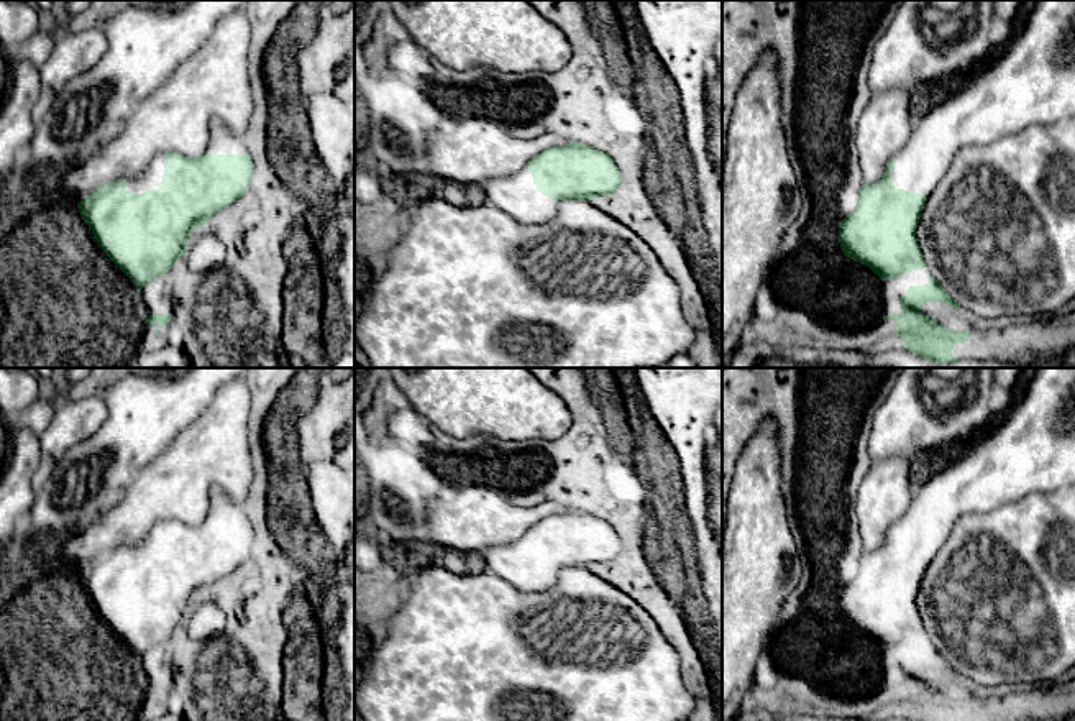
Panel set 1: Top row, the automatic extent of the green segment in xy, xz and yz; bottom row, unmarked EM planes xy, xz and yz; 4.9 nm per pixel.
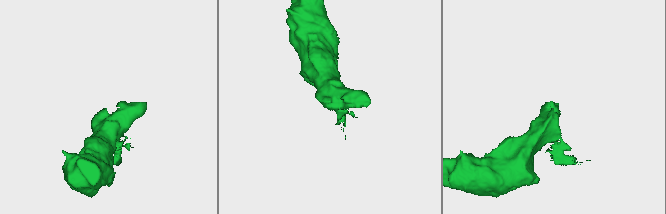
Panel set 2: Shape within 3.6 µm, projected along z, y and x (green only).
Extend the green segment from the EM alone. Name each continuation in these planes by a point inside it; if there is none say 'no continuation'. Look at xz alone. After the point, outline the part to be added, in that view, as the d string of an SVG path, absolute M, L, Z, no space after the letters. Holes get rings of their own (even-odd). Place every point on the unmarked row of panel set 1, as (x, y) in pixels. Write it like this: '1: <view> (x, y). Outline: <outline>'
1: xz (516, 562). Outline: M527 535L510 544L486 547L481 555L486 562L486 572L504 578L524 593L548 590L556 585L560 576L560 570L537 557Z

